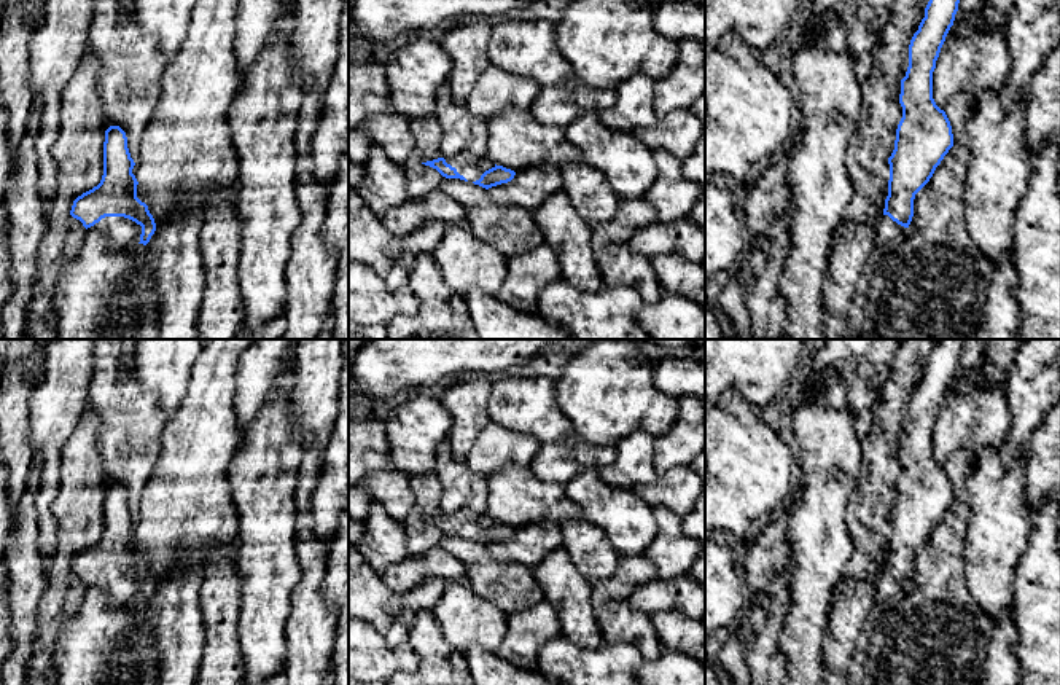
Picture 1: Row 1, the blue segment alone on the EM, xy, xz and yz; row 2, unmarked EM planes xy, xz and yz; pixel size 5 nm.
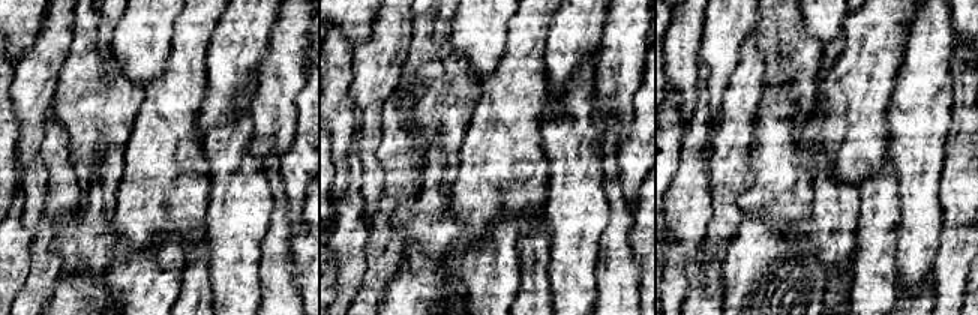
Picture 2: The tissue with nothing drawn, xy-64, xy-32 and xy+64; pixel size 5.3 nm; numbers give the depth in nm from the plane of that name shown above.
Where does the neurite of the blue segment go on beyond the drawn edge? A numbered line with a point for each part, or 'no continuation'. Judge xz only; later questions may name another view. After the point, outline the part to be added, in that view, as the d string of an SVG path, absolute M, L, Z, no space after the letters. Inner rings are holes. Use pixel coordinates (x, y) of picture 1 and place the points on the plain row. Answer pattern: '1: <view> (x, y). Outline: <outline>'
1: xz (471, 524). Outline: M462 508L455 513L444 515L444 516L471 540L479 537L485 527L495 524L495 521L487 513L479 515L468 508Z

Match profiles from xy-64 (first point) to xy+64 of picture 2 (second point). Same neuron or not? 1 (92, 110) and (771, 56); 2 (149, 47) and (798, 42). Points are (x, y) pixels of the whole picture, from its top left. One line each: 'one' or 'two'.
1: one
2: two

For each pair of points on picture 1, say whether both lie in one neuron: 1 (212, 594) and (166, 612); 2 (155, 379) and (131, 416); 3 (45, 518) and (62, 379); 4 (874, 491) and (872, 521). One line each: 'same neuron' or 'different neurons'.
1: different neurons
2: different neurons
3: same neuron
4: same neuron

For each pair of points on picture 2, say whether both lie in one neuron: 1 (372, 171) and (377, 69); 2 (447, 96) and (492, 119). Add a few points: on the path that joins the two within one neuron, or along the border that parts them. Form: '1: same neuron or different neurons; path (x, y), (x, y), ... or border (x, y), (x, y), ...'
1: same neuron; path (369, 146), (369, 95)
2: different neurons; border (480, 80), (479, 101), (462, 143)

